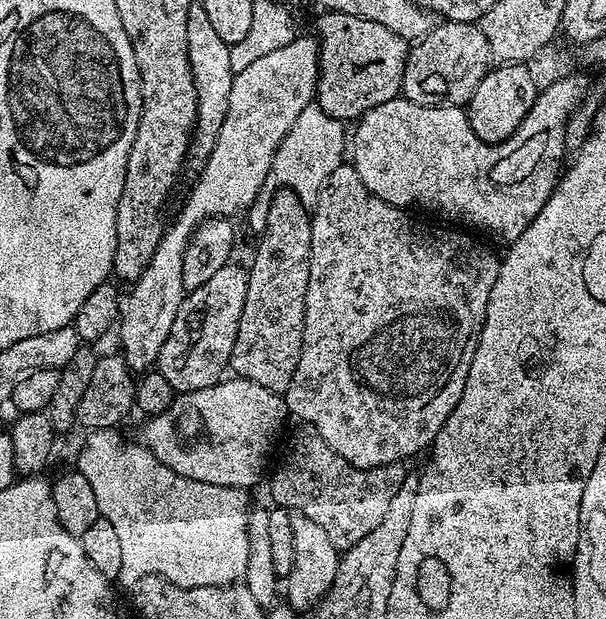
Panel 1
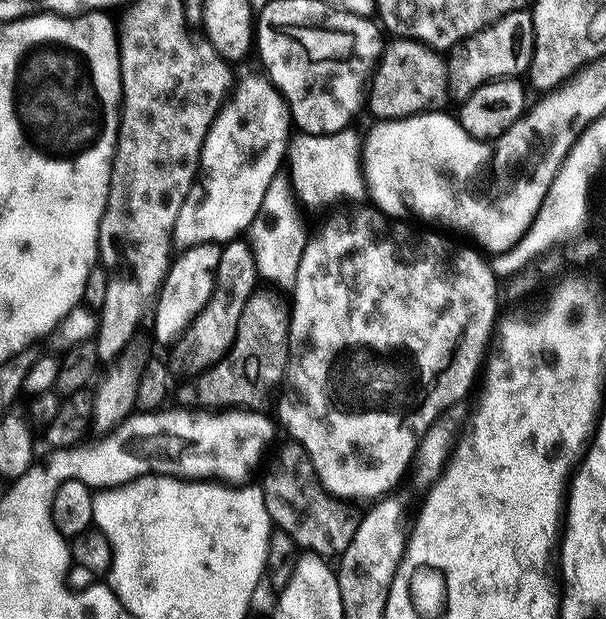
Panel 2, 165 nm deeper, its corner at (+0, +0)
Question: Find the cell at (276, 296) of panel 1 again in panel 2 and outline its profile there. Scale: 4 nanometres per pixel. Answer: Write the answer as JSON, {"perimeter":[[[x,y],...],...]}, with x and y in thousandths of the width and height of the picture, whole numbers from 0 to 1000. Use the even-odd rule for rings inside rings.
{"perimeter":[[[424,468],[406,488],[393,533],[376,570],[356,588],[322,609],[322,651],[337,662],[368,662],[398,658],[429,662],[437,658],[442,638],[470,619],[475,598],[477,506],[462,493],[457,473]]]}

